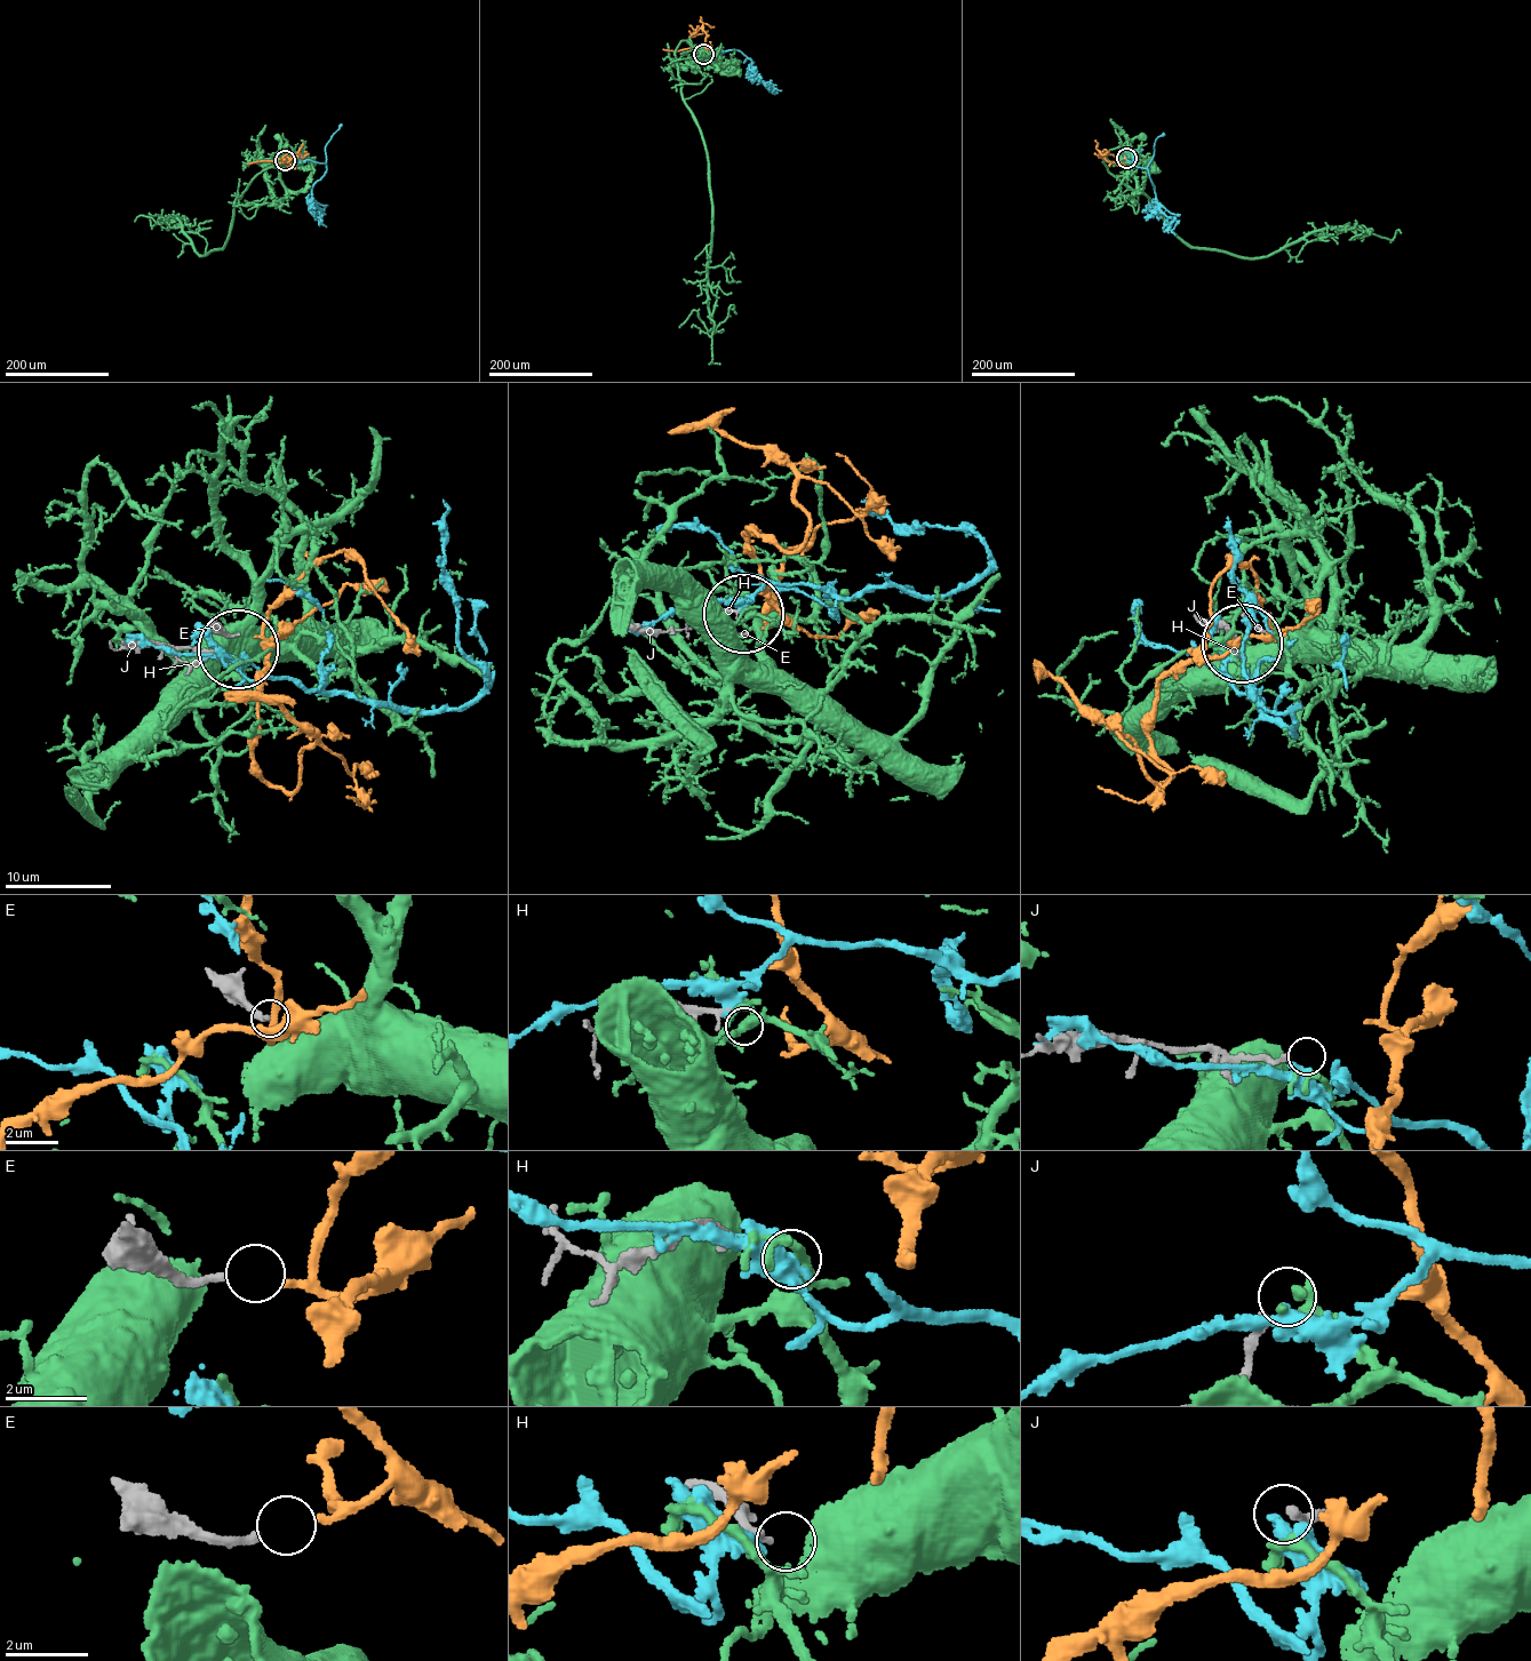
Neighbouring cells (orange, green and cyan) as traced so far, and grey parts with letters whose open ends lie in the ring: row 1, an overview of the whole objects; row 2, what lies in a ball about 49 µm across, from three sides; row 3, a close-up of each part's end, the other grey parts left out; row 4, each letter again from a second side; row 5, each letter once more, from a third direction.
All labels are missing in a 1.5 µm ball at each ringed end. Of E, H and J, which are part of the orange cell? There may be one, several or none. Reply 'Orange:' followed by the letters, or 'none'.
Orange: E

